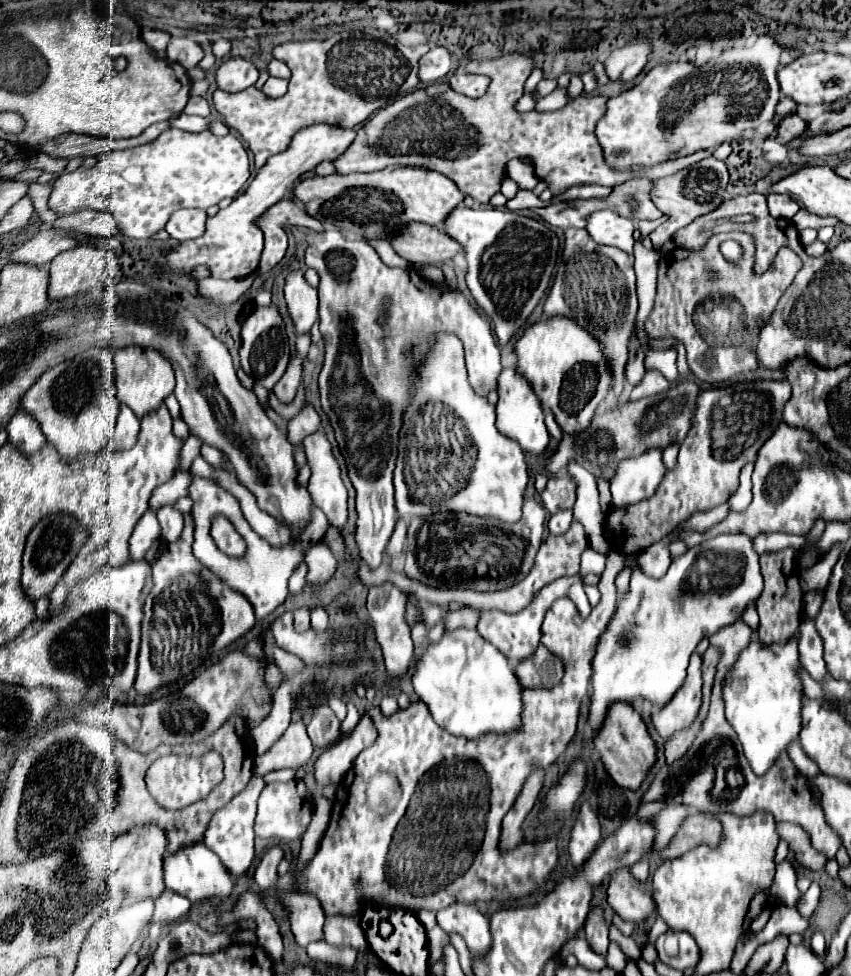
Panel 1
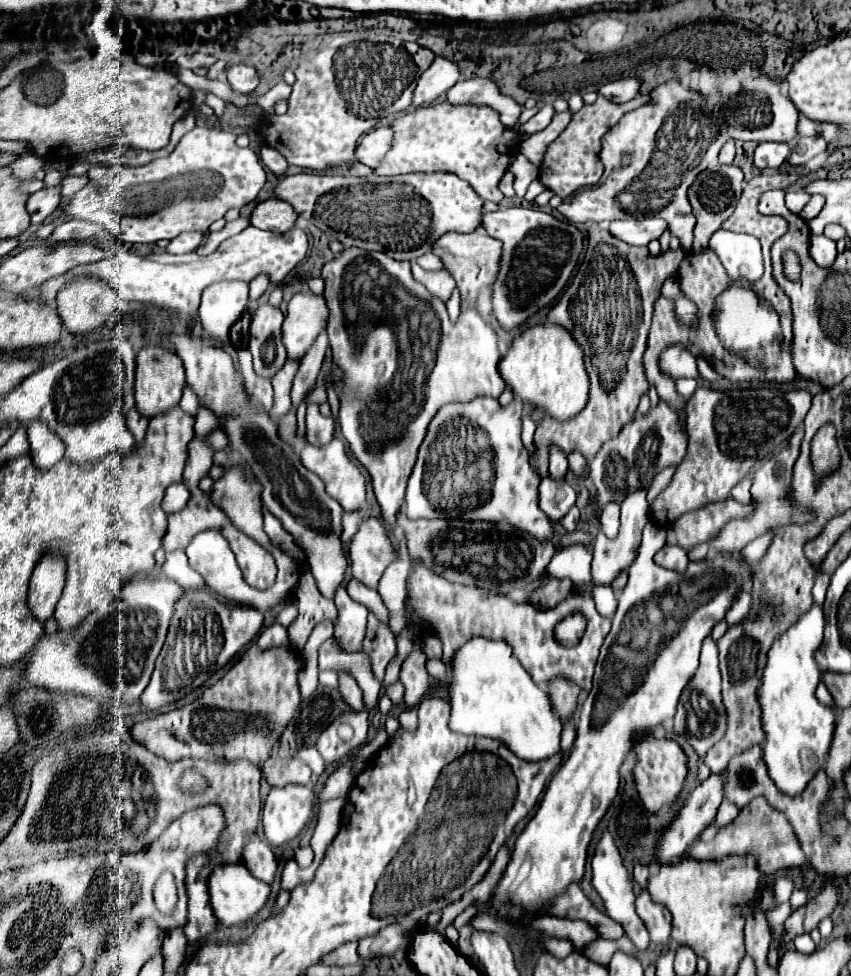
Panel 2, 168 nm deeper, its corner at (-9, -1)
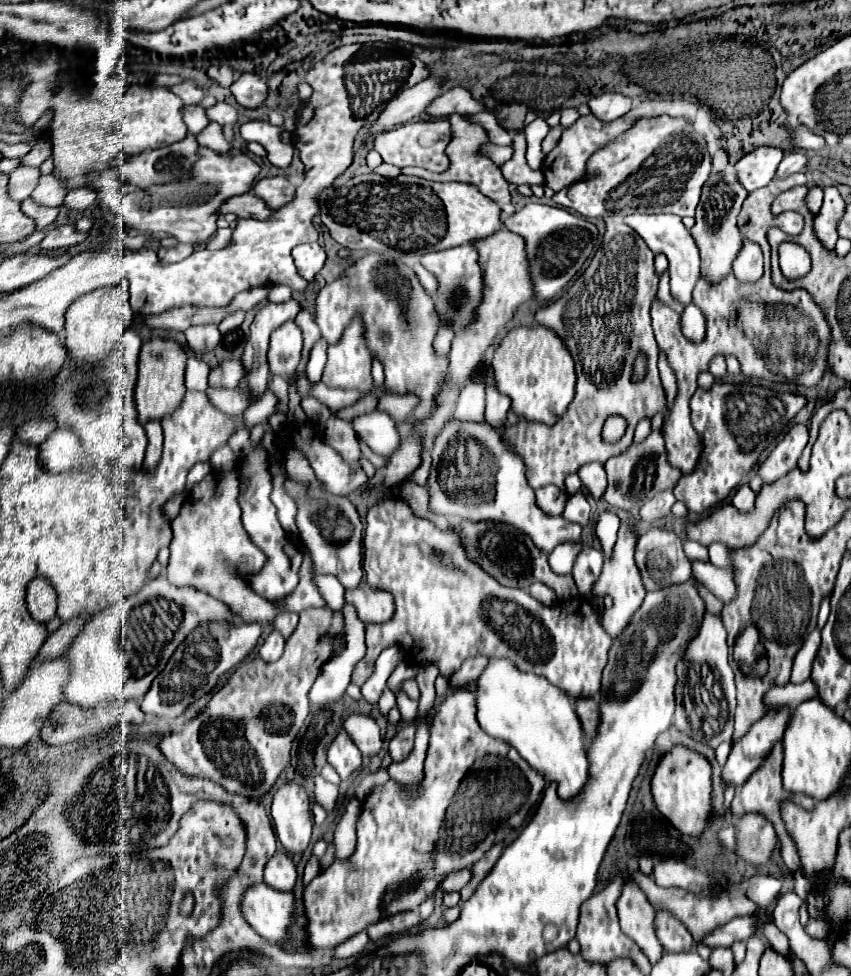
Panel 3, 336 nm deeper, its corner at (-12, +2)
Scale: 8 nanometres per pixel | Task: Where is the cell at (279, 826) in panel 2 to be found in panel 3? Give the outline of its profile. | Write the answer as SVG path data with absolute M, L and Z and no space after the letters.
M288 781L274 793L272 821L276 837L288 853L302 853L308 847L312 835L312 815L308 793L302 785Z

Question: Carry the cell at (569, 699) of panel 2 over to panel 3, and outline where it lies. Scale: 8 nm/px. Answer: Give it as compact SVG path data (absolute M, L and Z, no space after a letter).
M578 697L576 699L576 715L580 717L584 741L592 741L596 733L596 721L598 721L598 701L594 697Z

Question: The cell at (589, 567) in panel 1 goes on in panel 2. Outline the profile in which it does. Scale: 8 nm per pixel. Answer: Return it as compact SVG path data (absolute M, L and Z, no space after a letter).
M641 488L623 500L623 504L621 504L621 528L619 528L617 538L609 540L609 538L597 536L597 542L593 548L593 562L591 562L595 586L611 586L615 582L615 578L621 572L629 570L629 564L633 564L633 556L637 556L637 548L641 544L641 532L643 532L645 524L649 522L649 504L647 504L645 496L647 496L647 492Z

